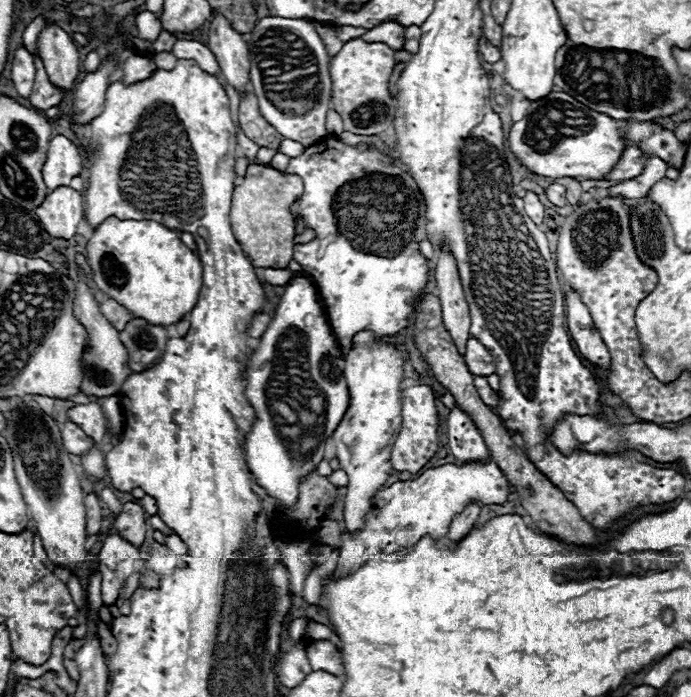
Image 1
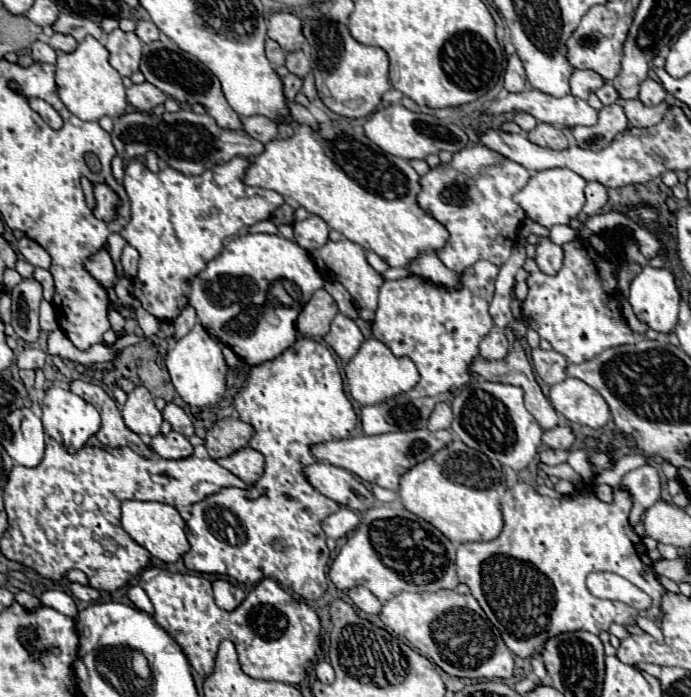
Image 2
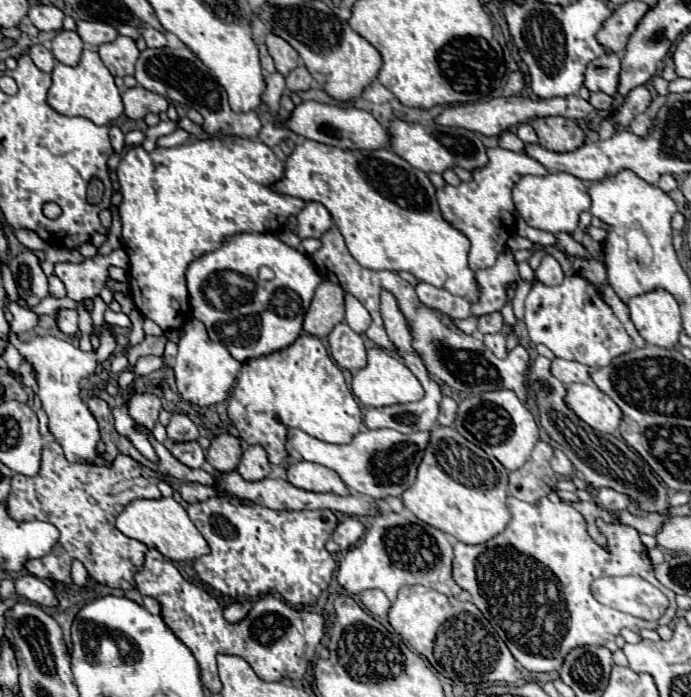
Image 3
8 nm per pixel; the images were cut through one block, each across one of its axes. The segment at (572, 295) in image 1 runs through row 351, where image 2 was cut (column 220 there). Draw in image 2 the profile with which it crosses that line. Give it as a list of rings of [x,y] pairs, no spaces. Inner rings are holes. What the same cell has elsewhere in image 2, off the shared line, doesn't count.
[[[216,580],[212,582],[212,588],[214,588],[216,604],[224,610],[234,610],[244,600],[244,590],[230,584],[228,580]]]

